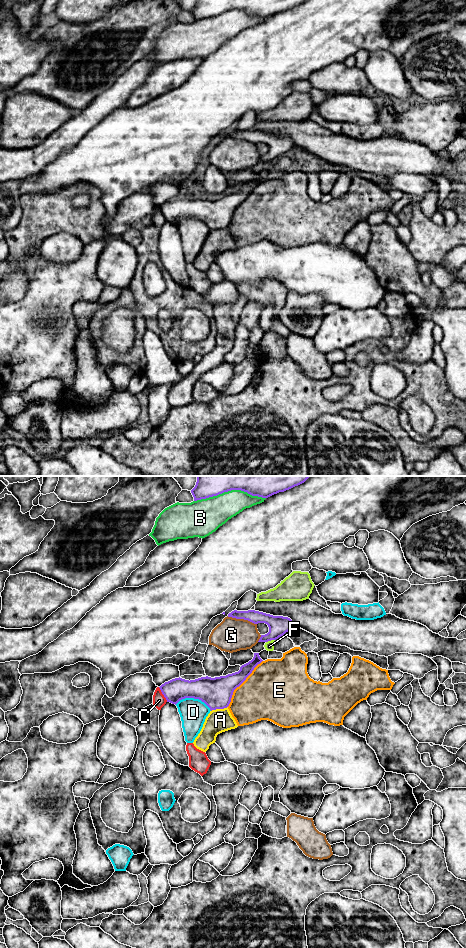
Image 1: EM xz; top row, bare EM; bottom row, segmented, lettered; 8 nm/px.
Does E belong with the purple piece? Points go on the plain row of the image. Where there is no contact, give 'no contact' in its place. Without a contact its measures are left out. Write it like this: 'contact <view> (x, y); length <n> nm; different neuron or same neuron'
contact xz (241, 203); length 480 nm; different neuron

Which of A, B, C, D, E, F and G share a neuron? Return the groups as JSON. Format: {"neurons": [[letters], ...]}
{"neurons": [["A"], ["B"], ["C"], ["D"], ["E"], ["F"], ["G"]]}

